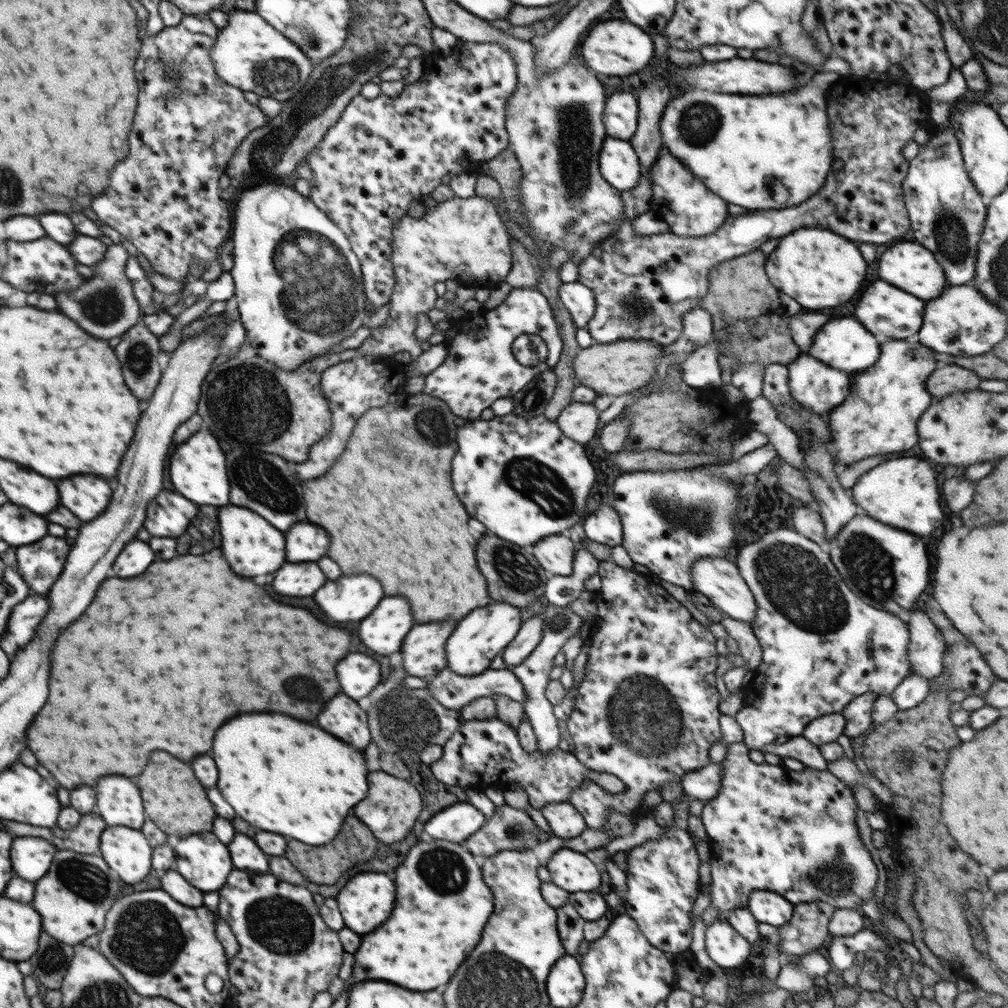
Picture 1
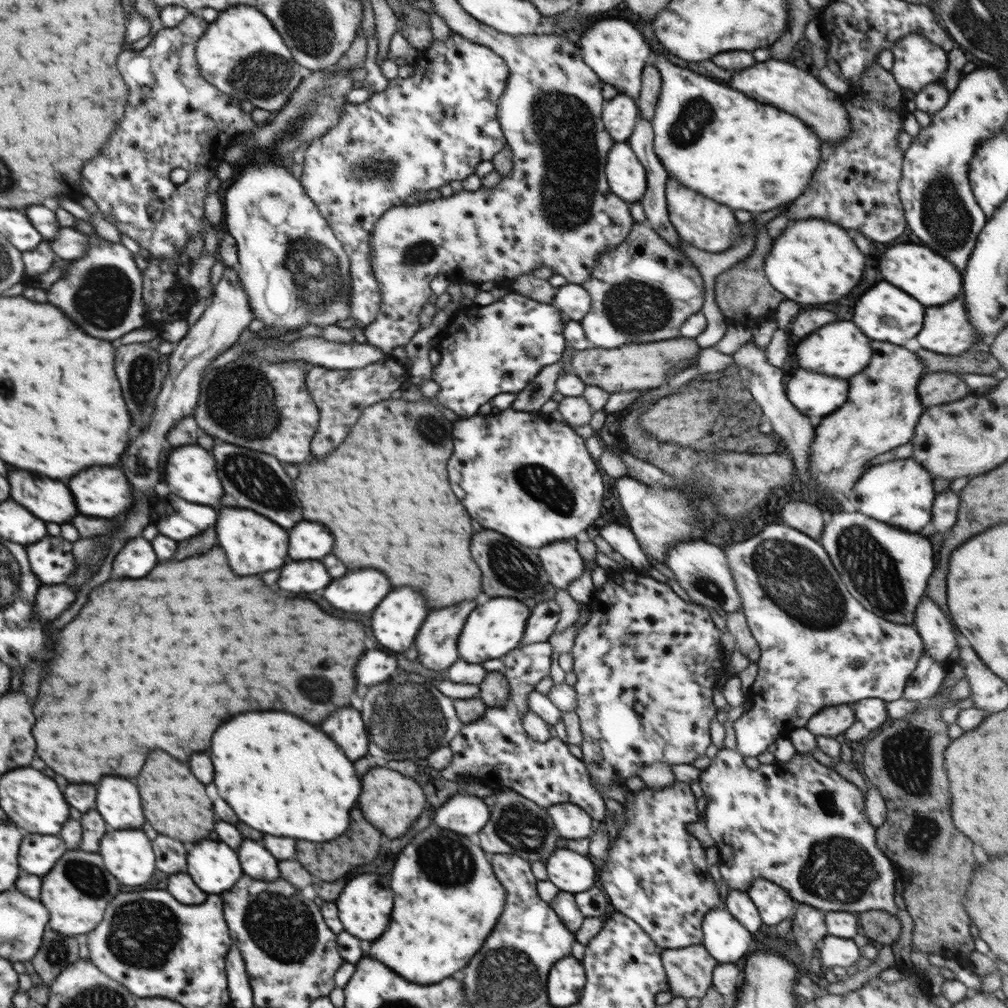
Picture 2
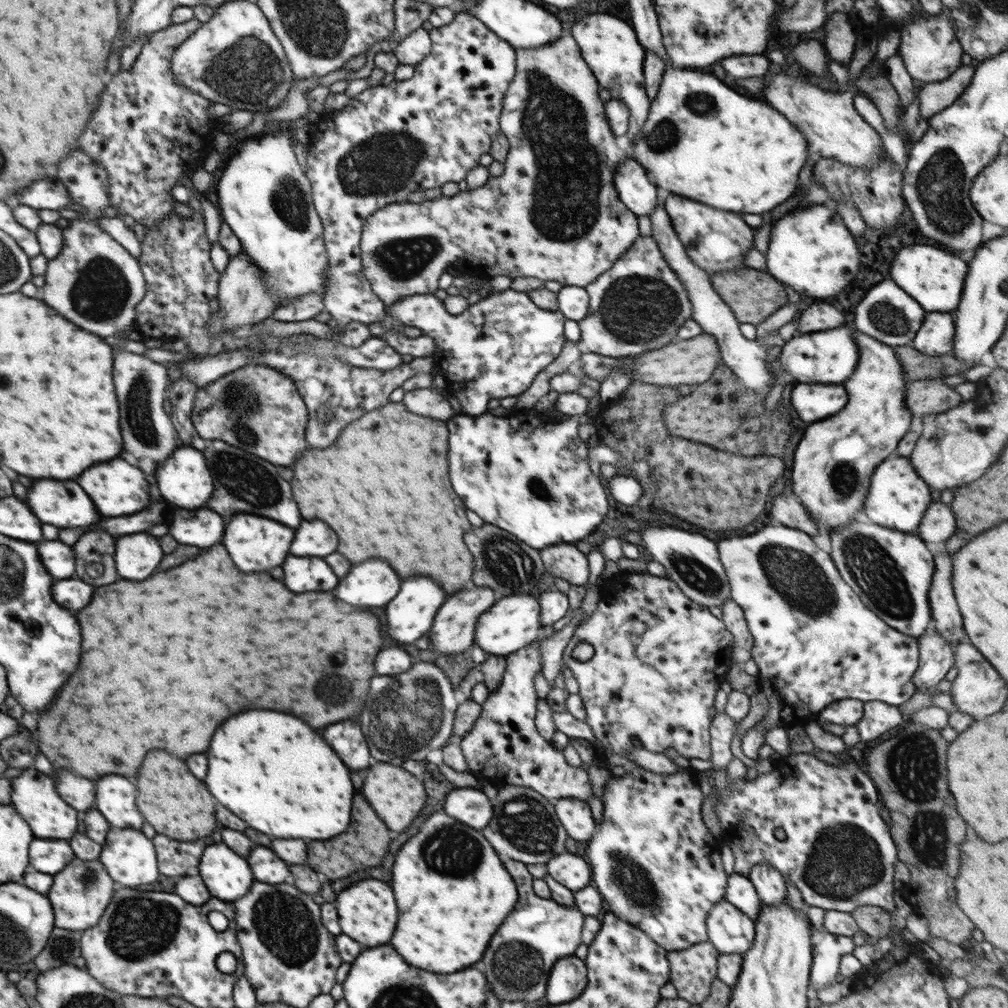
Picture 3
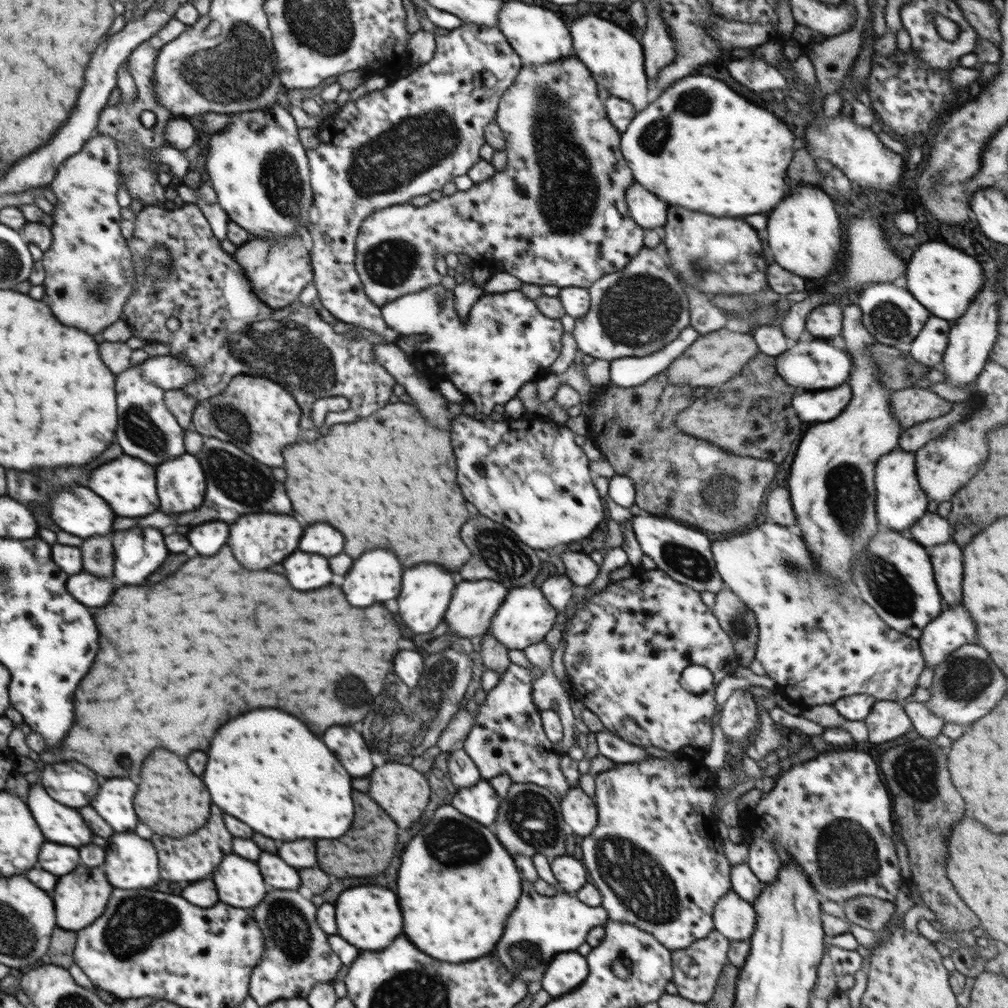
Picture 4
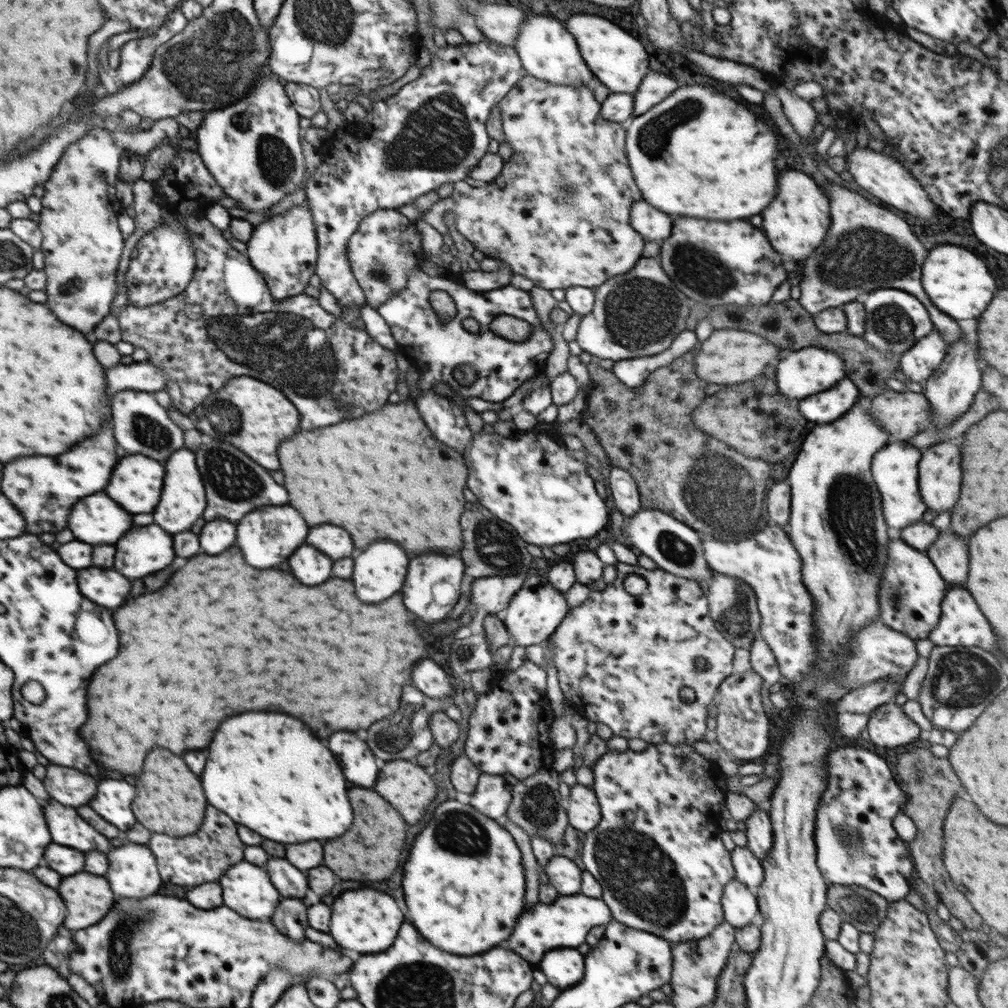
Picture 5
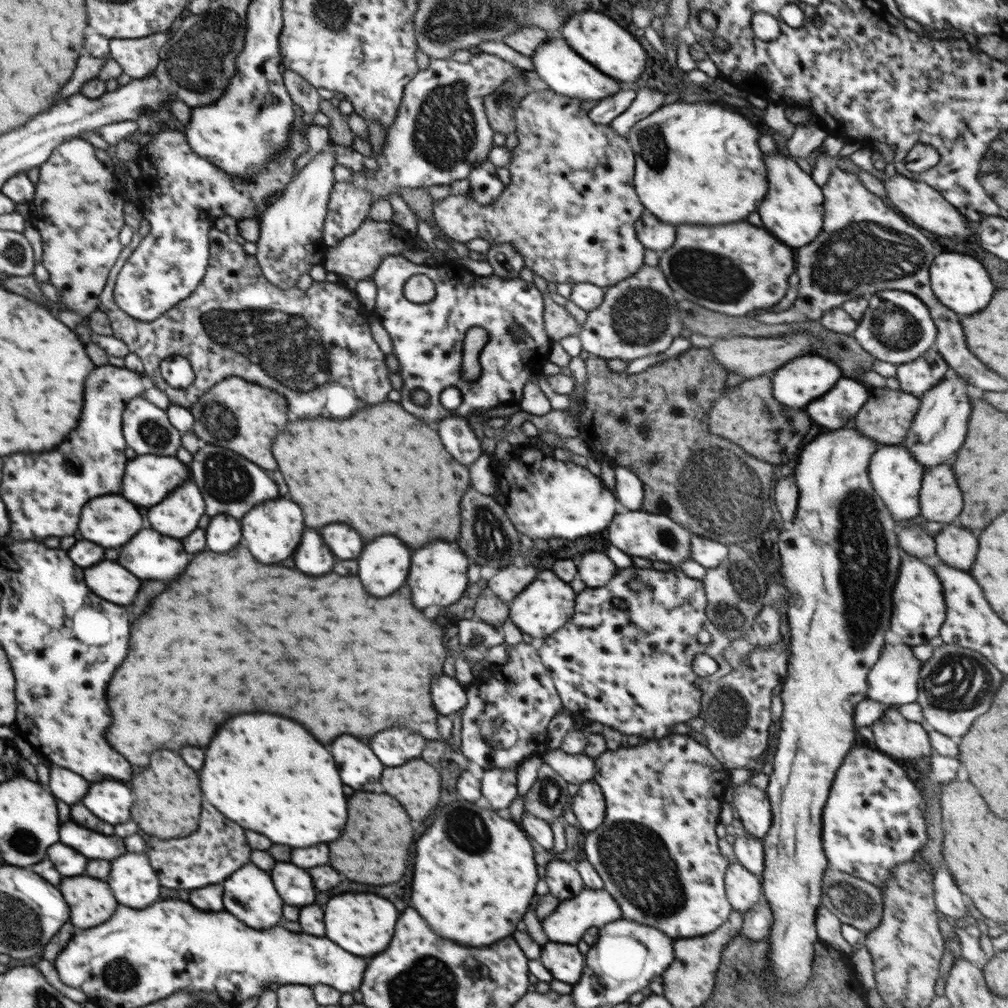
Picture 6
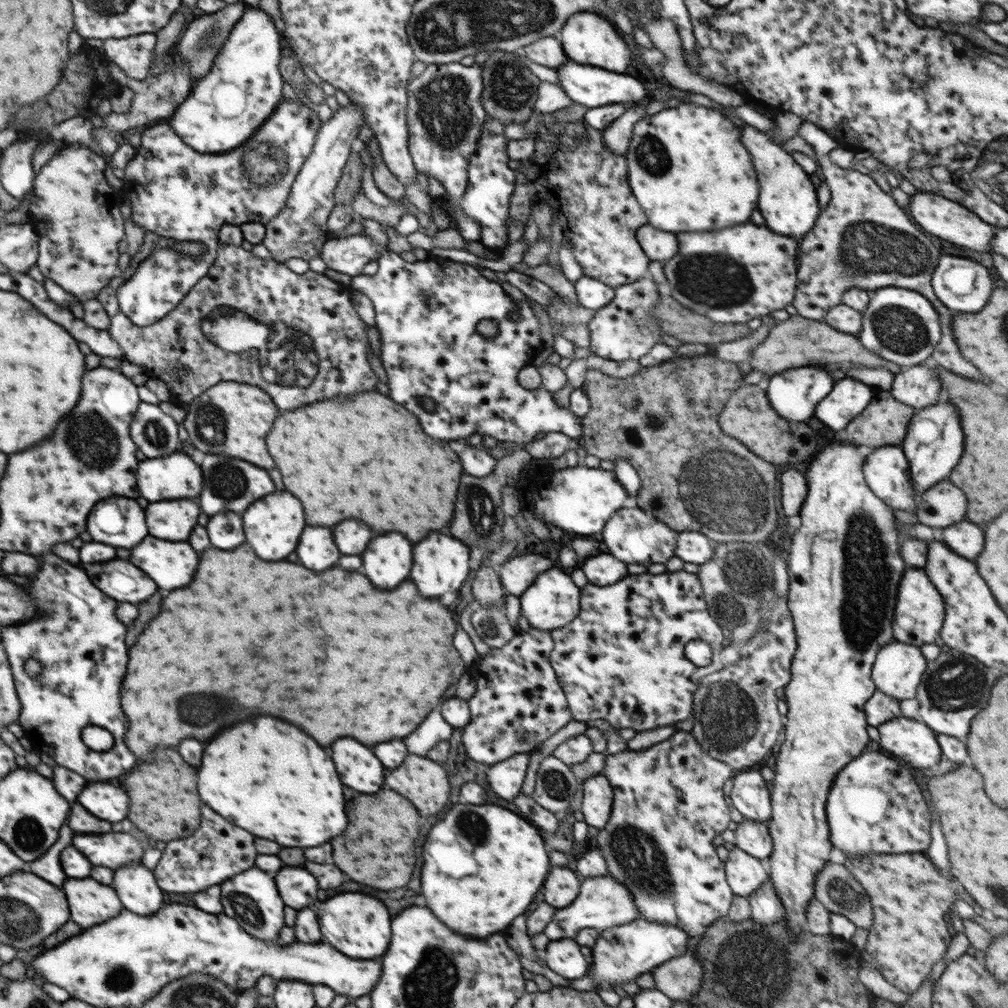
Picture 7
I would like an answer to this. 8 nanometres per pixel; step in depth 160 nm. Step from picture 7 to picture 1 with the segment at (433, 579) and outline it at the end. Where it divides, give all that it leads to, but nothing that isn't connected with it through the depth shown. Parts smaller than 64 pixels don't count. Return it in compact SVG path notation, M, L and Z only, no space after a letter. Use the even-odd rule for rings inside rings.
M384 598L376 610L360 622L360 640L376 654L388 656L398 652L402 640L412 630L414 618L408 602L404 598Z

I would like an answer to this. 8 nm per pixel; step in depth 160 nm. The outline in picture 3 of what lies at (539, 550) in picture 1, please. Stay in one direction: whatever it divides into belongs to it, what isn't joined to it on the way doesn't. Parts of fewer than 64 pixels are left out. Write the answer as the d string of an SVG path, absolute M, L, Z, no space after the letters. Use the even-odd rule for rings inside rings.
M562 543L540 550L546 570L550 576L567 580L573 586L585 585L590 576L588 559L574 543Z

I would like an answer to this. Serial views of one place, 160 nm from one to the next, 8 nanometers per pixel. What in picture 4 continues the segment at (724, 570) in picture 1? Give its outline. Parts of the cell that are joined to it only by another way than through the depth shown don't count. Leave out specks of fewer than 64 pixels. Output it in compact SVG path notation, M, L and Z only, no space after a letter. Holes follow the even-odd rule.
M638 511L632 518L633 531L643 554L650 556L658 569L670 578L690 585L696 592L714 592L722 590L726 584L717 571L711 551L711 541L701 531L688 527L683 522L660 516L640 516Z

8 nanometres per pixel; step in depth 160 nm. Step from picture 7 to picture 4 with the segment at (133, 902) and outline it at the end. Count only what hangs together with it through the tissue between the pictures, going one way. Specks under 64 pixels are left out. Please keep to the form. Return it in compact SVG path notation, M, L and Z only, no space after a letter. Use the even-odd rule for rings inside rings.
M114 834L106 848L106 878L114 888L150 888L160 880L158 856L150 840Z

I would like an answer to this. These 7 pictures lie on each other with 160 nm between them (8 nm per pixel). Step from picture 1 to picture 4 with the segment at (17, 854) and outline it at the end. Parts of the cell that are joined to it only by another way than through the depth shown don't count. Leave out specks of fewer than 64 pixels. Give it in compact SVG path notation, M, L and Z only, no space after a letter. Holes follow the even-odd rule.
M46 842L40 850L38 864L40 864L40 868L44 868L56 876L64 876L80 864L80 858L78 858L78 850L72 846L60 846L54 842Z

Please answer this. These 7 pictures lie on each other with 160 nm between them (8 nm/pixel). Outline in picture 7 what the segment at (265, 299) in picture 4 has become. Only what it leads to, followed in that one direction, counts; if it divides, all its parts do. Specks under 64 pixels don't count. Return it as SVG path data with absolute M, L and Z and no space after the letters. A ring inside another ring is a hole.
M351 100L345 107L340 106L321 124L312 153L291 185L284 210L264 225L265 237L261 243L272 252L274 260L285 264L289 258L302 258L308 262L311 258L320 256L323 244L333 238L327 221L336 205L335 191L352 150L359 145L357 134L360 132L360 126L365 123L362 109Z

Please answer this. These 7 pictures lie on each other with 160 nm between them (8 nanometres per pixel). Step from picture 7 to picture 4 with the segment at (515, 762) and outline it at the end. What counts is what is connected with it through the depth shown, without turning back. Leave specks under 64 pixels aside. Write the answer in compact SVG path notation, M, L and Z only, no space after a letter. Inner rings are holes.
M481 779L471 787L459 786L457 792L451 804L456 810L484 826L496 820L501 799L488 780Z

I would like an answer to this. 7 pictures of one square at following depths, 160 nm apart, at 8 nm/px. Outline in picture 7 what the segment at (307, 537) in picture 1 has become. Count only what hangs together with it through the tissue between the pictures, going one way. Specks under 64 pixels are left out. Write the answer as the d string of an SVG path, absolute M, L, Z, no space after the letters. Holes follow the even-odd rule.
M346 520L334 528L334 540L342 554L360 554L372 540L372 532L360 520Z

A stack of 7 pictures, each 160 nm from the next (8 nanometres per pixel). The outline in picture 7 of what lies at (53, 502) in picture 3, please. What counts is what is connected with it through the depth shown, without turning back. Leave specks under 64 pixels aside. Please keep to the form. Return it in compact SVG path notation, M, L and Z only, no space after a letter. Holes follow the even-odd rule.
M130 498L102 499L88 516L88 532L94 542L130 550L148 536L144 510Z

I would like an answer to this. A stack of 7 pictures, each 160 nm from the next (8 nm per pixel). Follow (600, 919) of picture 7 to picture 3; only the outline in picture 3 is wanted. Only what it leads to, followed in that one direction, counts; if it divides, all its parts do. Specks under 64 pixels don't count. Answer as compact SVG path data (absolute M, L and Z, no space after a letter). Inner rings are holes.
M501 856L509 875L516 883L518 900L498 928L496 936L490 940L490 946L482 958L482 972L486 974L488 988L499 998L500 1002L544 1000L547 982L554 963L561 958L574 955L576 948L582 944L582 929L585 916L573 902L564 903L550 898L540 898L533 889L535 880L523 862Z

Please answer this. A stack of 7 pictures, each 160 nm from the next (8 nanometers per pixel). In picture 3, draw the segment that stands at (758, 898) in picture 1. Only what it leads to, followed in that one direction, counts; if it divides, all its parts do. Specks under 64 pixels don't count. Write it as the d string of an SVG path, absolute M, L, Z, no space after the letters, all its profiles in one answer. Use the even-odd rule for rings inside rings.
M767 862L754 865L747 876L754 884L762 906L777 905L786 899L786 883L781 872Z

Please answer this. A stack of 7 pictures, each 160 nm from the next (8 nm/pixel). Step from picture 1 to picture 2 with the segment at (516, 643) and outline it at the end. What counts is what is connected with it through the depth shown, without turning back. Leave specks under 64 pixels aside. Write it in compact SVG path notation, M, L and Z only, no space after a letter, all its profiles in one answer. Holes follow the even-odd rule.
M555 599L539 602L531 611L520 646L546 642L558 624L561 608Z

